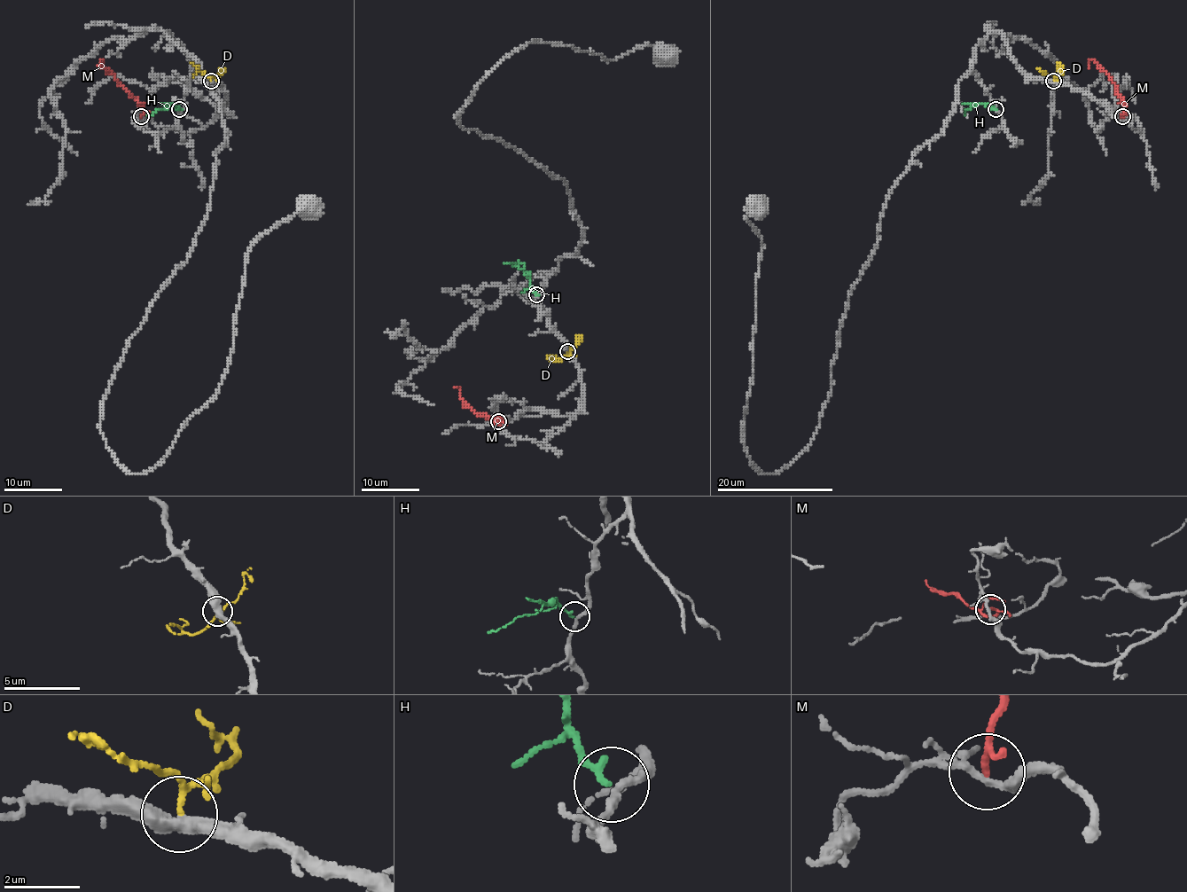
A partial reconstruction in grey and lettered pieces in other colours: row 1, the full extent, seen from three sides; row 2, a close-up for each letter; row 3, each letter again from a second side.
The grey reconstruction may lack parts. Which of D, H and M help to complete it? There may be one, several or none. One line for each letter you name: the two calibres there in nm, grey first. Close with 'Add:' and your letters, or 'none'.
D: 440 nm thick on the grey side, 100 nm on the other
Add: D

